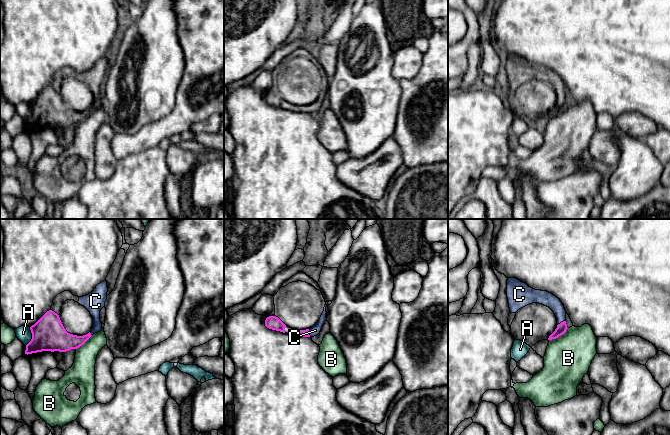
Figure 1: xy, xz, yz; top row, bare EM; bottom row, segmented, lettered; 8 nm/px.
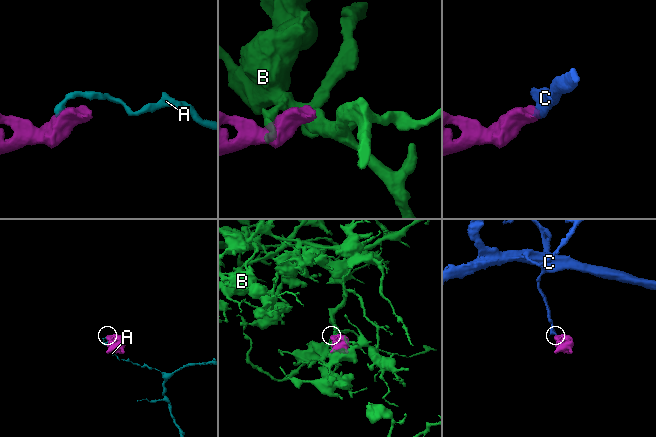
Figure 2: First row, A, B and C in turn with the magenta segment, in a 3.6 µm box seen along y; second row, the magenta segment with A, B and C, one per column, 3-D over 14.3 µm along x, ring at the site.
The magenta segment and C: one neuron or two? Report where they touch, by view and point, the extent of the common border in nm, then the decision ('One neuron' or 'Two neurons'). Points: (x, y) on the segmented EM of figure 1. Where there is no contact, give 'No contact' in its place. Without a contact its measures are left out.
Touches magenta at yz (561, 322). Shared border 80 nm. One neuron

